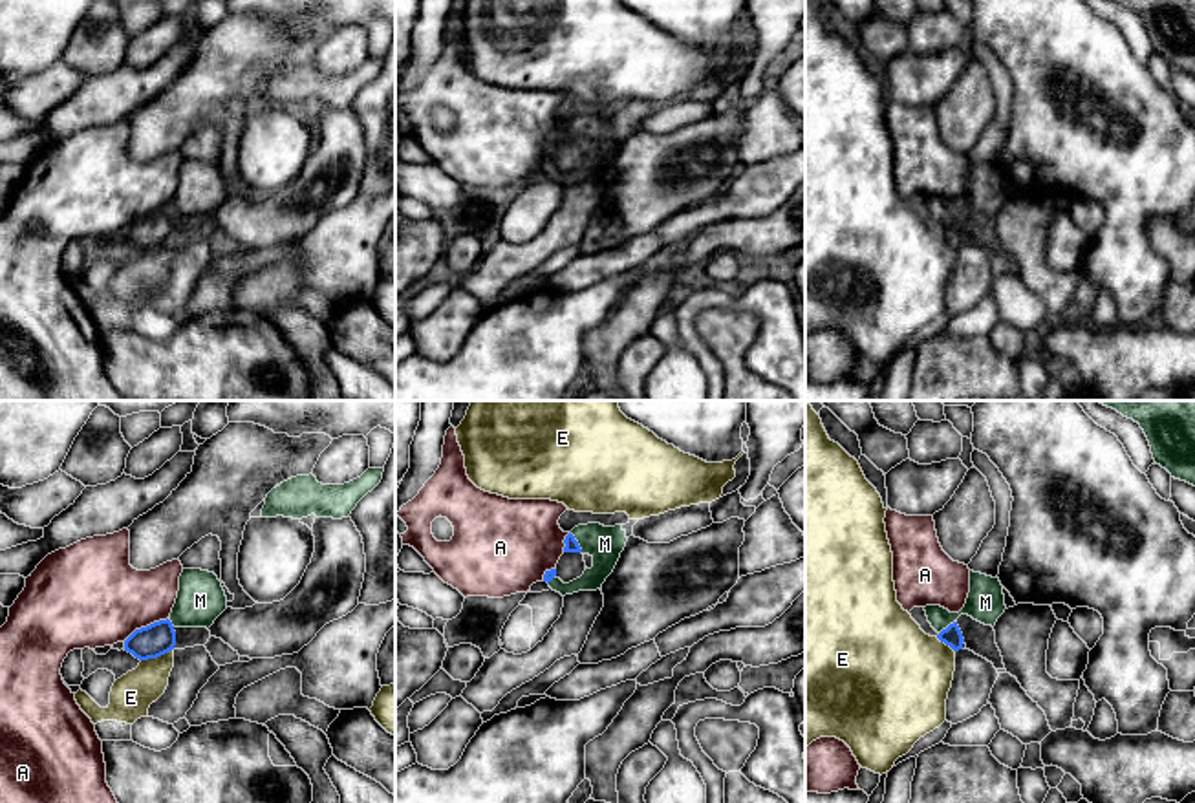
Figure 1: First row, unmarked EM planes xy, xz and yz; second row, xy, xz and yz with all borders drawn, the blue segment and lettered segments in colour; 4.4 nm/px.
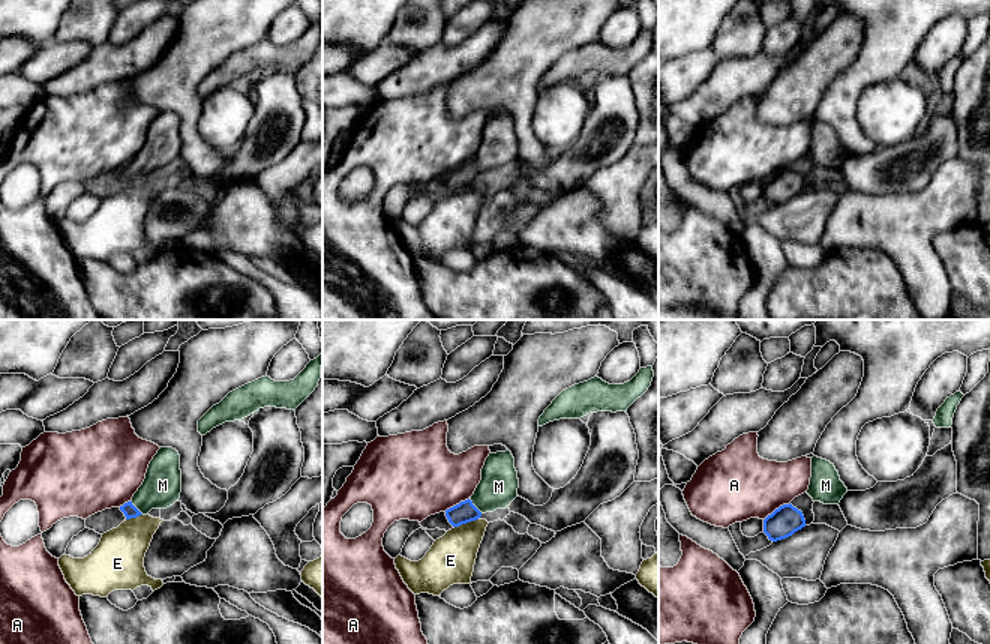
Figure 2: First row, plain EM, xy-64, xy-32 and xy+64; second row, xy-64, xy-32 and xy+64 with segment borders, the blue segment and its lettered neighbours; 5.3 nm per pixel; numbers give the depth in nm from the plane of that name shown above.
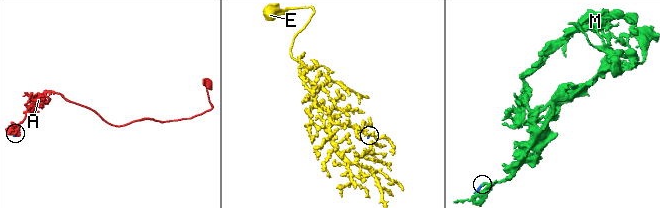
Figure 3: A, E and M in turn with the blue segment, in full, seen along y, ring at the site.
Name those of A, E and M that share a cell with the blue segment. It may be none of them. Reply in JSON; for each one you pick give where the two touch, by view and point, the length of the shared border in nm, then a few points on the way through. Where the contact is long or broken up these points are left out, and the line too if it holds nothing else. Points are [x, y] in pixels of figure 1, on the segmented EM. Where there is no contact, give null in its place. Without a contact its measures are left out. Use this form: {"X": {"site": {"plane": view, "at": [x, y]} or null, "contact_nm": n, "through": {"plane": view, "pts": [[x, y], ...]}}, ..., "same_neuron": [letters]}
{"M": {"site": {"plane": "xz", "at": [577, 542]}, "contact_nm": 110, "through": {"plane": "xz", "pts": [[571, 546], [577, 542], [604, 544]]}}, "same_neuron": ["M"]}

